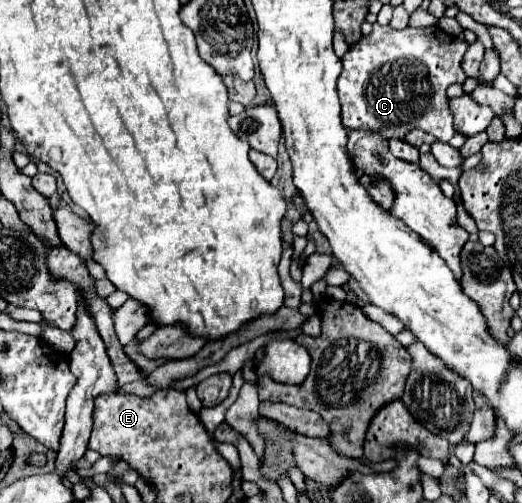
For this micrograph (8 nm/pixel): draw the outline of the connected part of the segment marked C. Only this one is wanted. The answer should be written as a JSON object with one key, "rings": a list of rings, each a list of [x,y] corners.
{"rings":[[[374,23],[374,31],[364,35],[358,43],[354,43],[344,55],[344,69],[338,77],[338,95],[342,105],[342,123],[346,129],[366,129],[376,131],[384,139],[404,137],[412,129],[422,129],[434,135],[438,141],[448,143],[454,135],[452,115],[448,109],[446,89],[452,83],[464,83],[466,75],[460,67],[460,61],[468,49],[466,41],[444,33],[438,25],[432,27],[406,27],[402,31],[392,29],[390,25],[382,27]]]}

